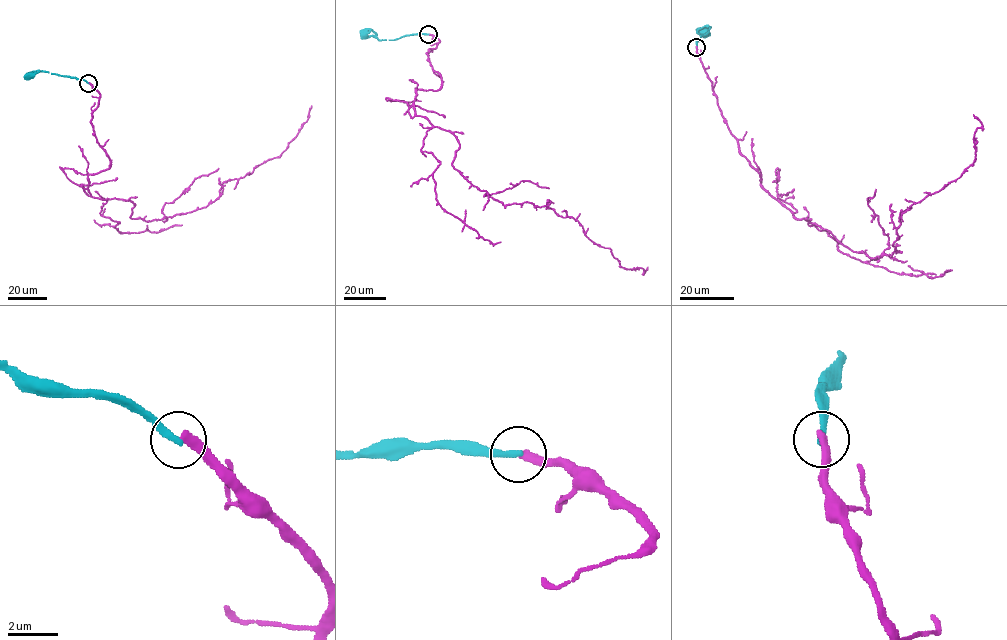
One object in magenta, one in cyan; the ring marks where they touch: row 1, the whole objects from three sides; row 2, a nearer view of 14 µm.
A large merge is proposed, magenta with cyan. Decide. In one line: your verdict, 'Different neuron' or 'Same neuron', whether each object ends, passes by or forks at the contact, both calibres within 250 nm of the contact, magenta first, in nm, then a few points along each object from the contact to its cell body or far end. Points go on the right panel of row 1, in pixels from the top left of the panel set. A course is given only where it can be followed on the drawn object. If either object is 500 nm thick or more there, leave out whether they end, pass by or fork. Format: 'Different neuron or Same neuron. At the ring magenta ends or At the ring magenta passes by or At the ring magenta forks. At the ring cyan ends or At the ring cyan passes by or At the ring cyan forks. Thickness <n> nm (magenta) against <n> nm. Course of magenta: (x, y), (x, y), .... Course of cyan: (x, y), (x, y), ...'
Different neuron. At the ring magenta ends. At the ring cyan ends. Thickness 360 nm (magenta) against 280 nm. Course of magenta: (696, 47), (760, 184), (793, 216), (870, 258), (898, 251), (901, 211), (971, 165), (982, 126), (973, 115). Course of cyan: (696, 47), (699, 38), (708, 32), (710, 27), (707, 25), (705, 32)

